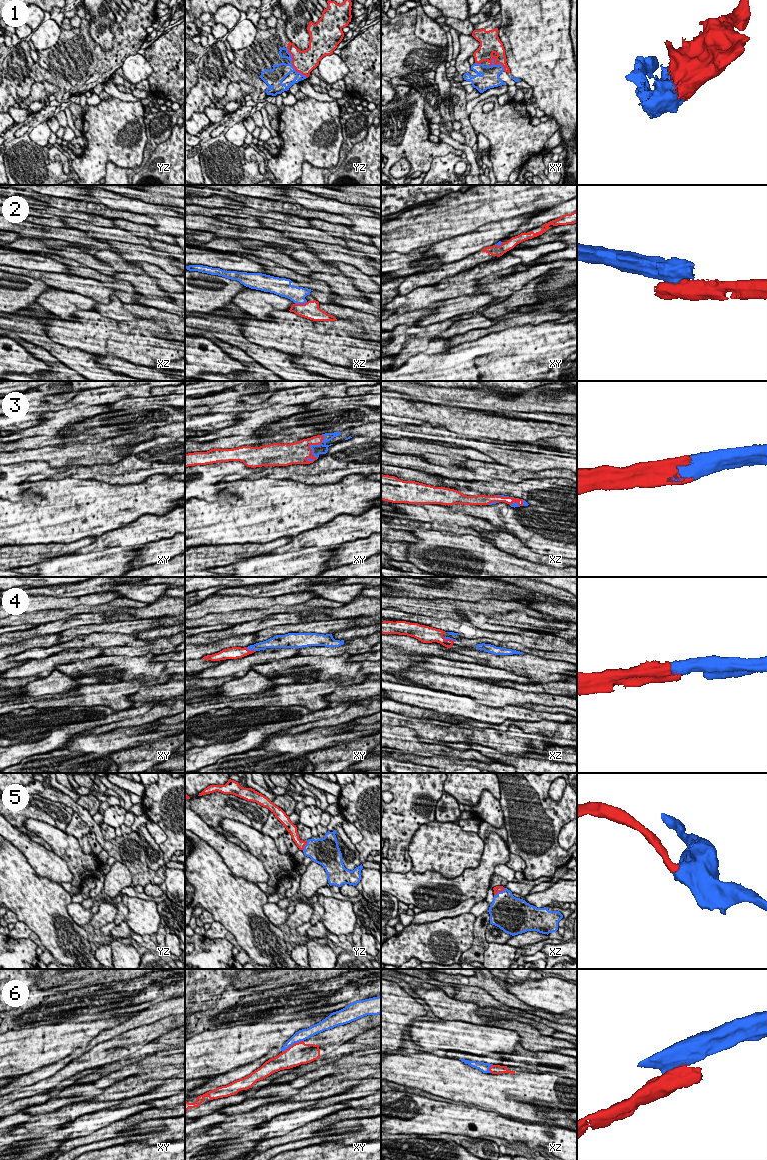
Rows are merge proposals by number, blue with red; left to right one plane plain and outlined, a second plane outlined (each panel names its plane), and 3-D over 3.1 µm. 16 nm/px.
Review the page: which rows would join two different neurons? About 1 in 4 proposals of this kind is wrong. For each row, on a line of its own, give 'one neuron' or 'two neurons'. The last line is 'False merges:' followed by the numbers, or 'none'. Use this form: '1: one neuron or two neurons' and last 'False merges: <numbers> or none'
1: one neuron
2: two neurons
3: one neuron
4: one neuron
5: one neuron
6: two neurons
False merges: 2, 6

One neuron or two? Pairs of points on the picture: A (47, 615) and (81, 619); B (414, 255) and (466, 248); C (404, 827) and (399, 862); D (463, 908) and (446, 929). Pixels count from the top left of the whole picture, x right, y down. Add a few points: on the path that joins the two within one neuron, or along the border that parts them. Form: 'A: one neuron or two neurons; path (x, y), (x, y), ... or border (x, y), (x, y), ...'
A: two neurons; border (69, 617), (45, 623)
B: two neurons; border (424, 249), (424, 259), (411, 263)
C: one neuron; path (399, 836), (399, 853)
D: two neurons; border (469, 912), (454, 917), (443, 917), (434, 921)

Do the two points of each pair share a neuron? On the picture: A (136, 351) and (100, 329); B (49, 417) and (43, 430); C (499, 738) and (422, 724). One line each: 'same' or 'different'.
A: same
B: same
C: same

